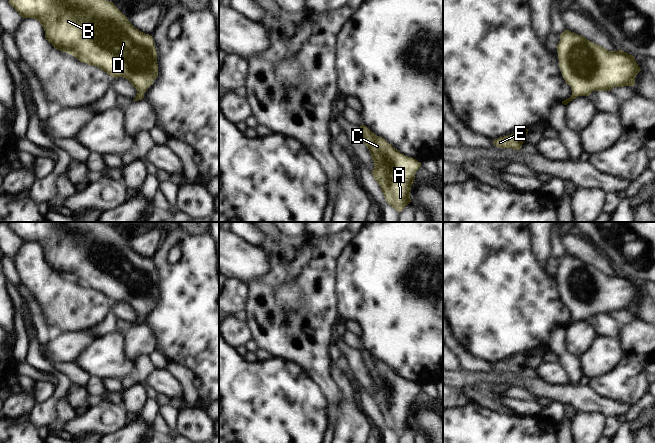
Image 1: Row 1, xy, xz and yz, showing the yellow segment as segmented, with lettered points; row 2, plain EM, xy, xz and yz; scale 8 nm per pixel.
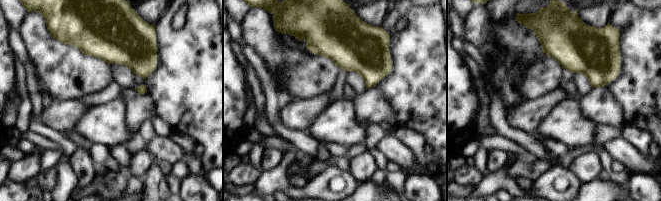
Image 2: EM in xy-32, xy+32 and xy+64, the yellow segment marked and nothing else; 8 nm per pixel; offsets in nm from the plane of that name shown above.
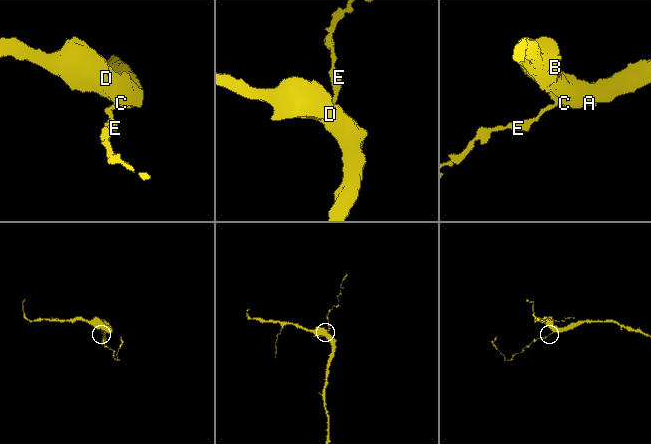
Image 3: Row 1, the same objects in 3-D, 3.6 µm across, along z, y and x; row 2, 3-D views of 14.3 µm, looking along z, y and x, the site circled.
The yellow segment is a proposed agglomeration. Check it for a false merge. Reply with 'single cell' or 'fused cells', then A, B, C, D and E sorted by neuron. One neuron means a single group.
single cell; A B C D E

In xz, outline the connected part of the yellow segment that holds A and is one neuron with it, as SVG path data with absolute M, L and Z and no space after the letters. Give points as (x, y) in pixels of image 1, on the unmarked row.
M362 348L360 353L364 368L374 386L371 397L379 408L386 426L397 436L401 436L412 426L410 414L421 386L400 377L365 349Z

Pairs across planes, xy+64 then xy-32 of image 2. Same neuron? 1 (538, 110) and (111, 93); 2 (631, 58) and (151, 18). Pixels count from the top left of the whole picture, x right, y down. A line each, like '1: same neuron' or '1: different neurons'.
1: different neurons
2: different neurons

